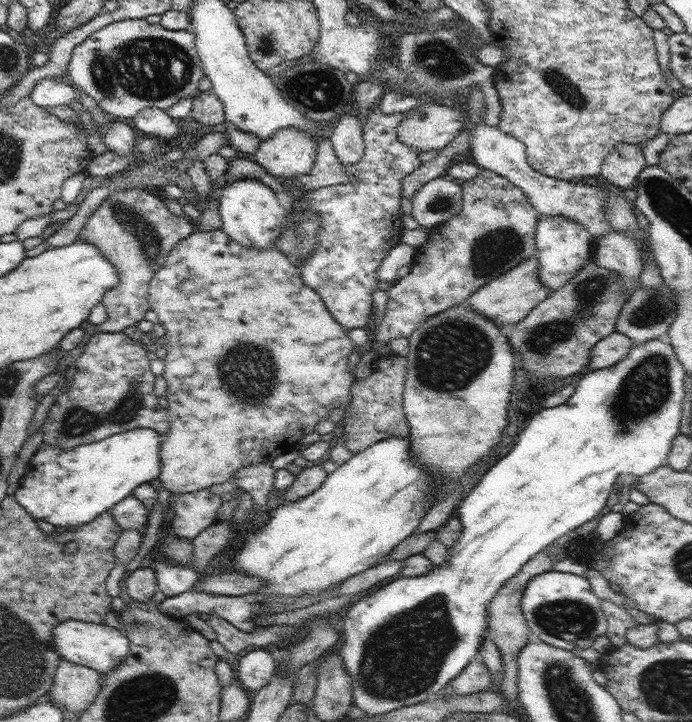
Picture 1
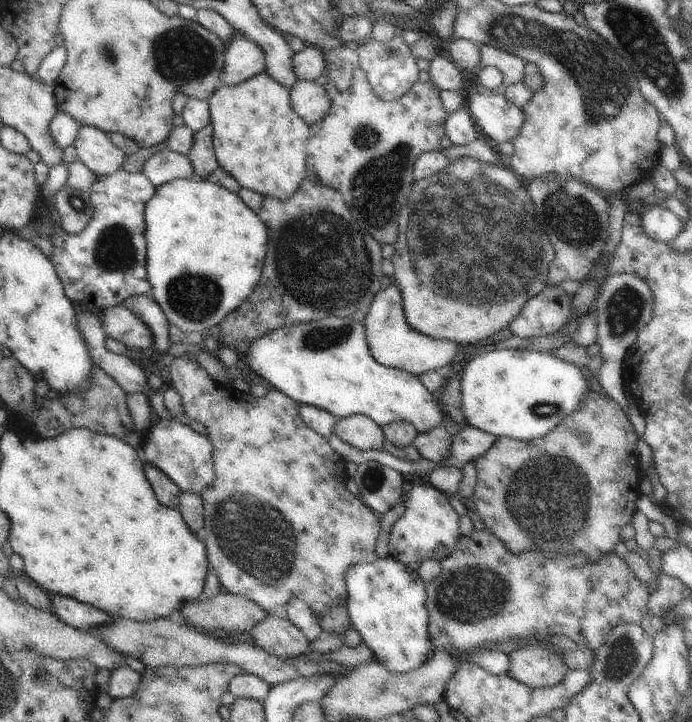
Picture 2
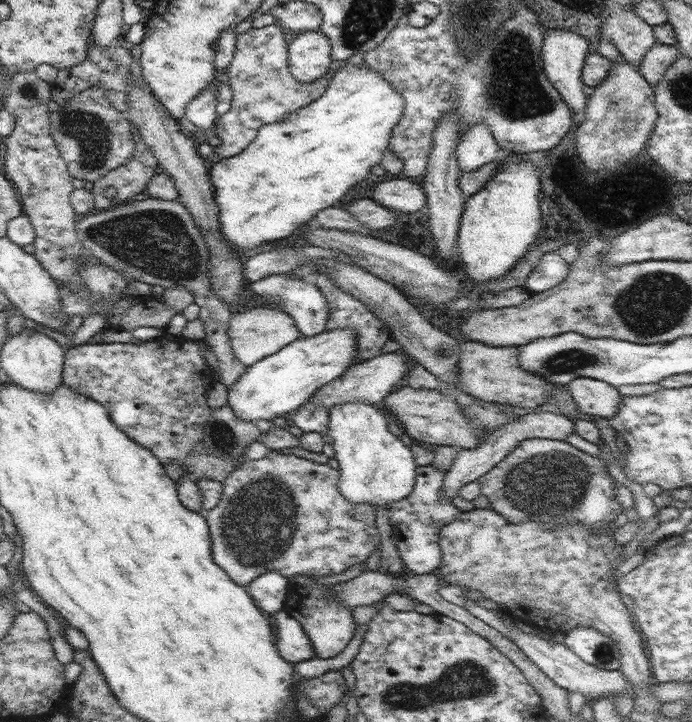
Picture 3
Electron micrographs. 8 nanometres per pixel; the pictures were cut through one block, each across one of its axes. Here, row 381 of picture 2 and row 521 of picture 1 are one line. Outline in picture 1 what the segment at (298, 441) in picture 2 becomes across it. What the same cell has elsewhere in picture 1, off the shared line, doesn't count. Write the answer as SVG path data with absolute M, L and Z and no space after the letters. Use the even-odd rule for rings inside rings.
M208 489L179 494L171 502L174 517L171 530L180 537L195 538L216 521L218 508L223 503L218 494Z

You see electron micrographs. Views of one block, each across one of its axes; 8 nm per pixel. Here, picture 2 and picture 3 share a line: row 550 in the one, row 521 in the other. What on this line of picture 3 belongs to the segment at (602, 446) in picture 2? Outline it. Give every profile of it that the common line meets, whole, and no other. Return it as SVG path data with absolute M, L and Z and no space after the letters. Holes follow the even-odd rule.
M529 438L509 452L496 466L493 466L478 480L481 494L490 499L498 514L506 517L515 525L531 520L550 524L590 525L598 530L603 524L614 521L618 514L624 512L617 499L615 480L608 472L607 465L590 454L578 450L566 441Z

